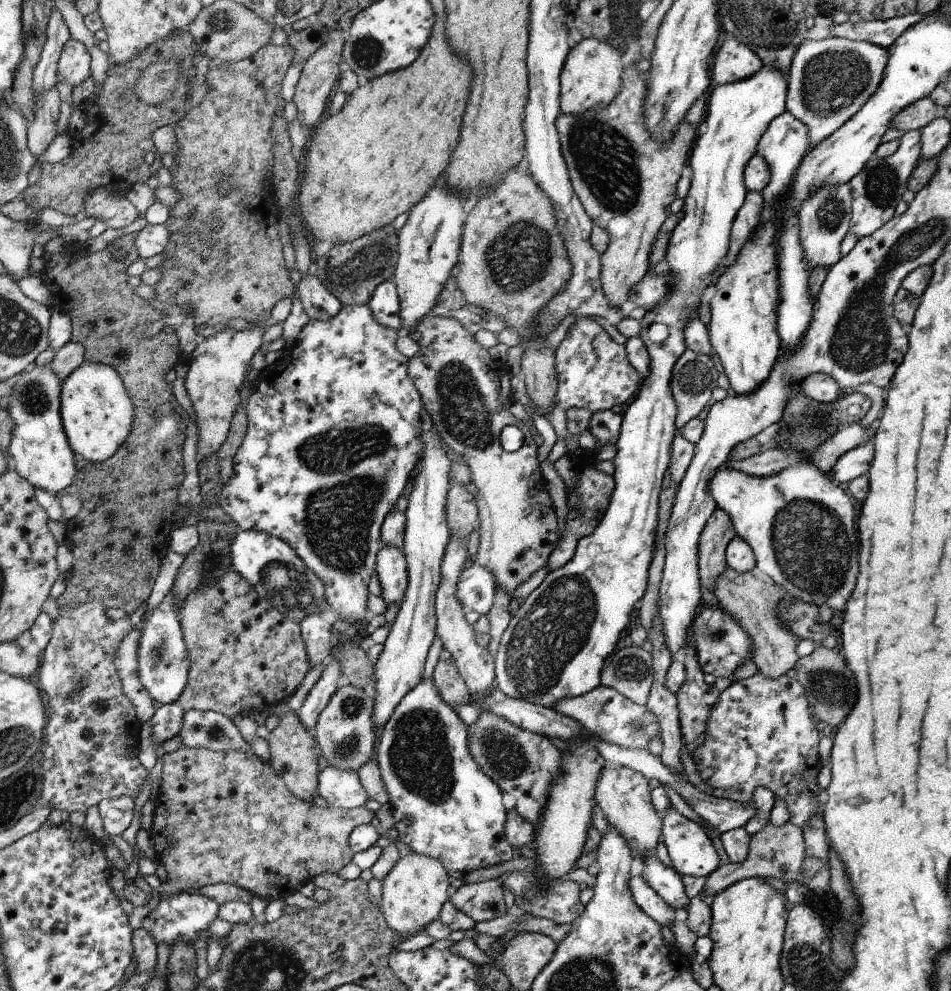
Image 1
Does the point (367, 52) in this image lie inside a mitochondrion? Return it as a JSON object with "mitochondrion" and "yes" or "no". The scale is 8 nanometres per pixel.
{"mitochondrion":"yes"}

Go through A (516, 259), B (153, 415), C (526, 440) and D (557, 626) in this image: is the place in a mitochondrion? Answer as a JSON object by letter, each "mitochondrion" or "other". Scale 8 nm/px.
{"A":"mitochondrion","B":"mitochondrion","C":"other","D":"mitochondrion"}

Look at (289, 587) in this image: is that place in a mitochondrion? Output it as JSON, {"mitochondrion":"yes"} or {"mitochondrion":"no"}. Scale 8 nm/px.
{"mitochondrion":"yes"}

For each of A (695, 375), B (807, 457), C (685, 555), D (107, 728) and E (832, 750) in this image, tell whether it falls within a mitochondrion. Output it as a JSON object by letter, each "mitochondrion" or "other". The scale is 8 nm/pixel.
{"A":"mitochondrion","B":"other","C":"other","D":"other","E":"other"}

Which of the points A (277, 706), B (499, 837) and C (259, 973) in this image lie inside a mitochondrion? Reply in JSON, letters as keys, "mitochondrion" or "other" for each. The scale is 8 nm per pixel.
{"A":"other","B":"other","C":"mitochondrion"}

